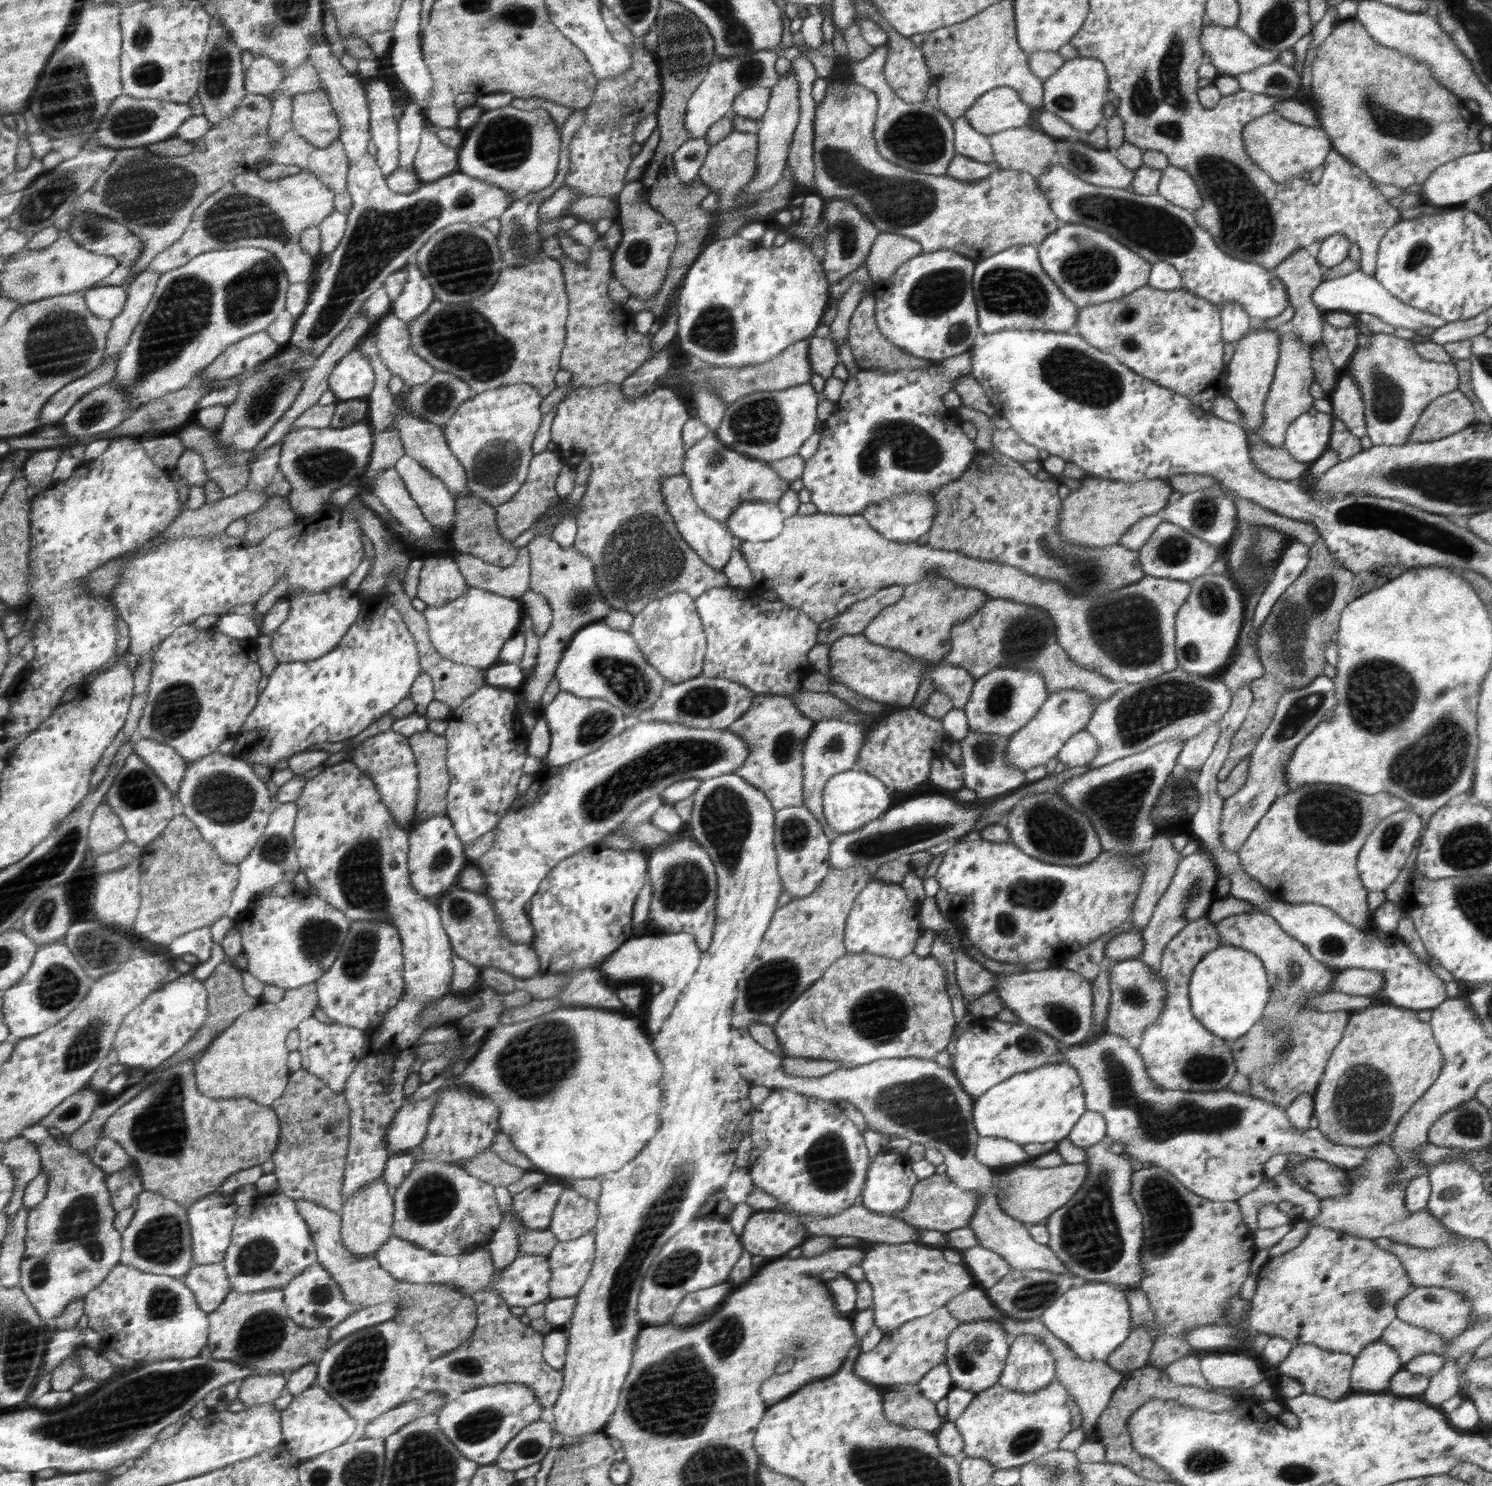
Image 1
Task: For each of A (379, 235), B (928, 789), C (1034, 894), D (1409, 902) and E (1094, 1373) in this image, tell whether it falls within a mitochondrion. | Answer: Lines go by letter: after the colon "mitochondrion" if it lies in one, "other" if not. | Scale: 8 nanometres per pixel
A: mitochondrion
B: other
C: mitochondrion
D: other
E: other

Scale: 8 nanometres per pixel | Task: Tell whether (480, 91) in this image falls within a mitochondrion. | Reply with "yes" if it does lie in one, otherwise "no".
no

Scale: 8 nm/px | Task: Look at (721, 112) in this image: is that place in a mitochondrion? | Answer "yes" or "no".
no

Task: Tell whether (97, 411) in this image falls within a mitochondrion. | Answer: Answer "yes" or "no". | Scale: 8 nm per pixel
yes

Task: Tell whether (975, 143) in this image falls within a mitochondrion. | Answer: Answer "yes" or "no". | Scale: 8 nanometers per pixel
no

